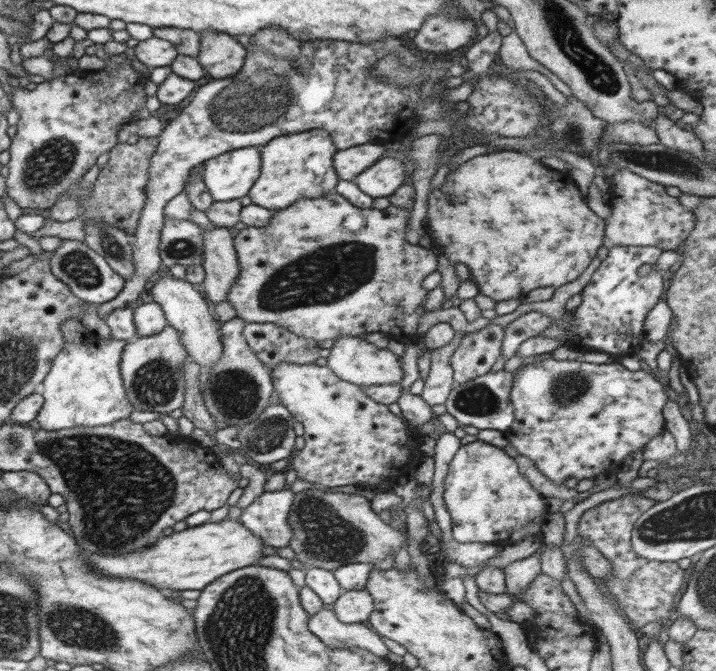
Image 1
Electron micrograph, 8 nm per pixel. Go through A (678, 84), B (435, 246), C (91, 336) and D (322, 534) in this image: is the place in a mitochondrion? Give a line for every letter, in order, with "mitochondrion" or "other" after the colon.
A: other
B: other
C: other
D: mitochondrion

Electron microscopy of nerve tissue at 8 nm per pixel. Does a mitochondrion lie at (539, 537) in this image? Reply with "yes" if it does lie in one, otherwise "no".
no

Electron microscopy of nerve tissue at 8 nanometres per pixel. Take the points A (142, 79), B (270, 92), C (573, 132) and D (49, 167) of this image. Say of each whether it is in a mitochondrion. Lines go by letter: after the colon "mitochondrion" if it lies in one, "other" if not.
A: other
B: mitochondrion
C: mitochondrion
D: mitochondrion

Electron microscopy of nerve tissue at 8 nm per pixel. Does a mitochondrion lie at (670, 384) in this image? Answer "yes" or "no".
no

